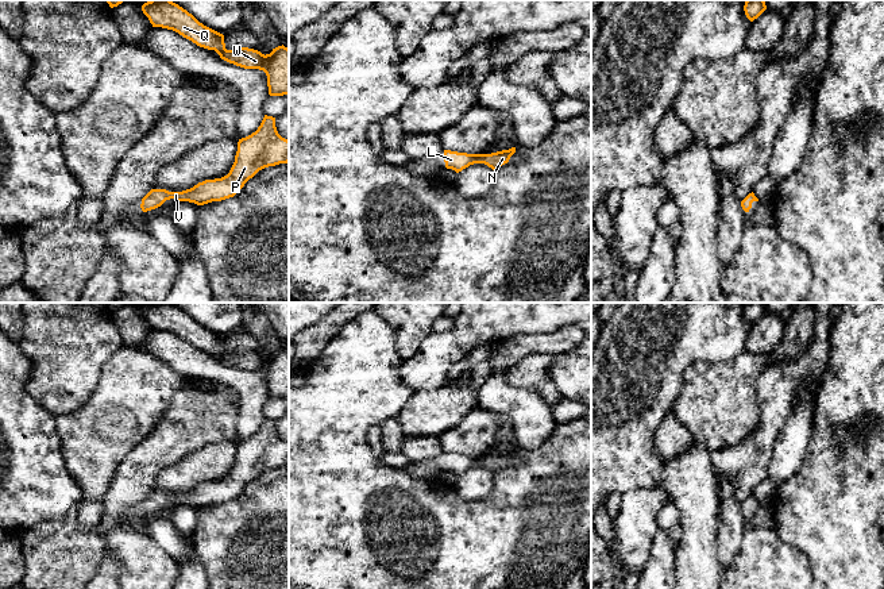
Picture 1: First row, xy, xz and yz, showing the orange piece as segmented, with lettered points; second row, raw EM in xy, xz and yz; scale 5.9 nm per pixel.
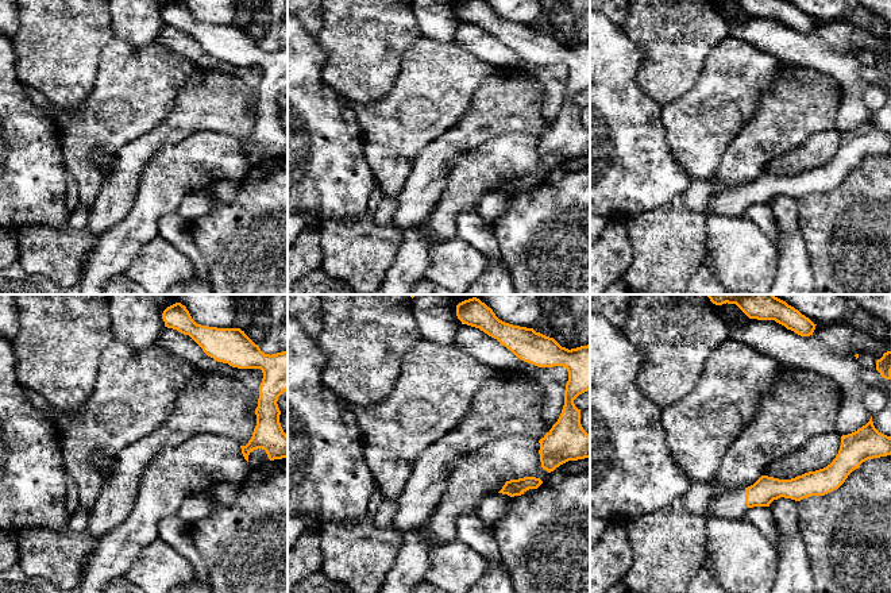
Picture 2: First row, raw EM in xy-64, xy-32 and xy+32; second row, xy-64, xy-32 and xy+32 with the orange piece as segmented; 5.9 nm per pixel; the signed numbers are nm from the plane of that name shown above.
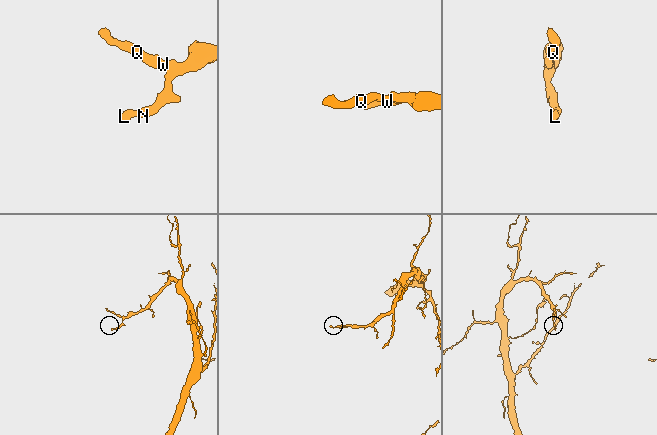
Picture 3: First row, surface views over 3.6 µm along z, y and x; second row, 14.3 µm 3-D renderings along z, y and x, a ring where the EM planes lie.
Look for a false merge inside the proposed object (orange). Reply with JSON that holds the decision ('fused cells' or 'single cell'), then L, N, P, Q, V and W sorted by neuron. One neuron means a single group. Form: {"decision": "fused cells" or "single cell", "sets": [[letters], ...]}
{"decision": "single cell", "sets": [["L", "N", "P", "Q", "V", "W"]]}

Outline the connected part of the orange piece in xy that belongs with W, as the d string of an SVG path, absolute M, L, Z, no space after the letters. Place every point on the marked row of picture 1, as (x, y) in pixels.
M150 0L142 5L143 14L148 18L153 27L173 30L200 47L215 50L221 59L244 69L259 69L267 76L270 96L289 95L289 49L278 46L270 54L262 54L248 47L225 49L224 35L200 23L192 14L173 3L171 0Z

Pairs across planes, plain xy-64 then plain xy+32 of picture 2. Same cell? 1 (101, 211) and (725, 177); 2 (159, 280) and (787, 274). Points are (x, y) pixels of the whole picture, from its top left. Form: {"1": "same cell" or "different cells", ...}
{"1": "same cell", "2": "different cells"}

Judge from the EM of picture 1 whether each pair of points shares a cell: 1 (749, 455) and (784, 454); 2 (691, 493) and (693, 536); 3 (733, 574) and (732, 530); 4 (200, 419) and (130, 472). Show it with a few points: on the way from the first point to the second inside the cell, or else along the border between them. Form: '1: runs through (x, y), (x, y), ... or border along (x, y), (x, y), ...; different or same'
1: border along (784, 424), (775, 442), (767, 476); different
2: runs through (693, 504), (693, 526); same
3: border along (745, 530), (737, 555), (724, 569); different
4: runs through (182, 428), (147, 459); same

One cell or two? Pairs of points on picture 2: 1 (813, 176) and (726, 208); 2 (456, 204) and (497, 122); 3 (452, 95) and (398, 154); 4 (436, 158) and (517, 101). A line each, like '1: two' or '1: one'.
1: one
2: two
3: one
4: one

